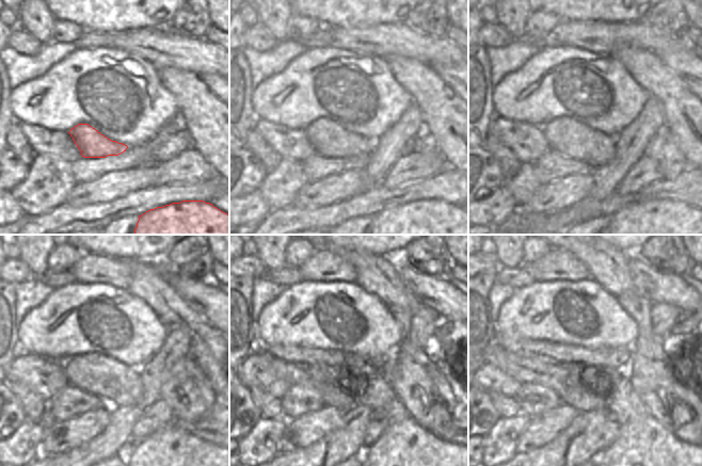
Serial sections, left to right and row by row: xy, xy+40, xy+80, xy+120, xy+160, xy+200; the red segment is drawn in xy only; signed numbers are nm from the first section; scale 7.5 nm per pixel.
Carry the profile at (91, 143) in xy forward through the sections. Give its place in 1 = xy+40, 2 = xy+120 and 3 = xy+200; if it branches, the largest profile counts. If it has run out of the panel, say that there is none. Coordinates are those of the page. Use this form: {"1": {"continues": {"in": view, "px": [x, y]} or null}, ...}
{"1": {"continues": {"in": "xy+40", "px": [329, 139]}}, "2": {"continues": {"in": "xy+120", "px": [85, 371]}}, "3": {"continues": {"in": "xy+200", "px": [644, 451]}}}

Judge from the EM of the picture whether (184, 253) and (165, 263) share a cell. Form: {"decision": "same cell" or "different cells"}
{"decision": "same cell"}

